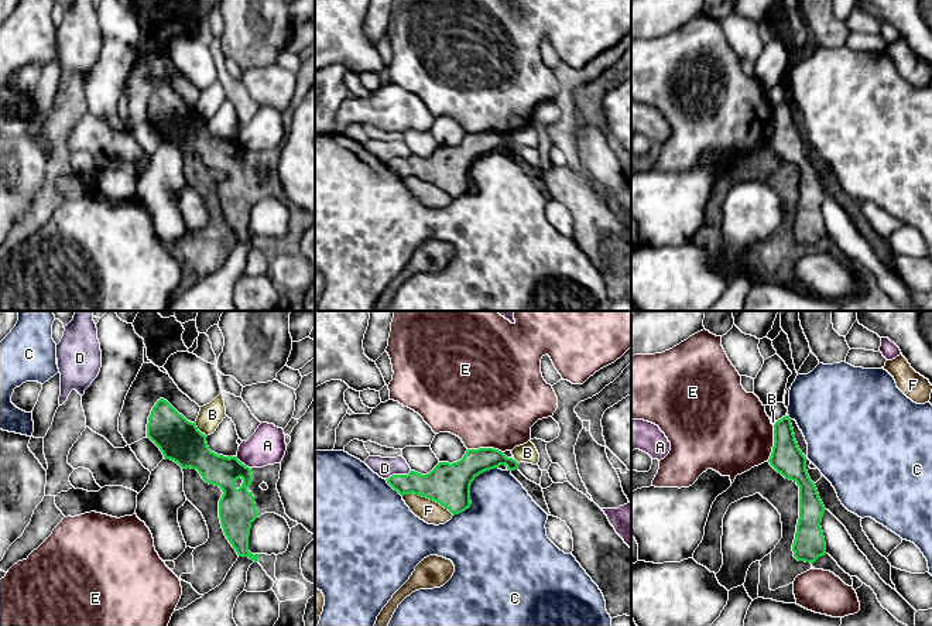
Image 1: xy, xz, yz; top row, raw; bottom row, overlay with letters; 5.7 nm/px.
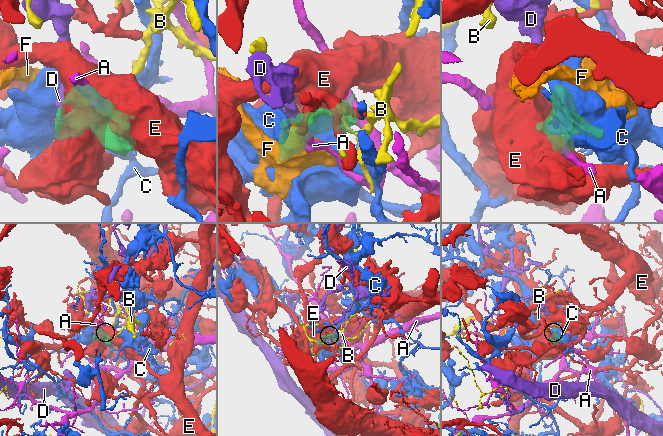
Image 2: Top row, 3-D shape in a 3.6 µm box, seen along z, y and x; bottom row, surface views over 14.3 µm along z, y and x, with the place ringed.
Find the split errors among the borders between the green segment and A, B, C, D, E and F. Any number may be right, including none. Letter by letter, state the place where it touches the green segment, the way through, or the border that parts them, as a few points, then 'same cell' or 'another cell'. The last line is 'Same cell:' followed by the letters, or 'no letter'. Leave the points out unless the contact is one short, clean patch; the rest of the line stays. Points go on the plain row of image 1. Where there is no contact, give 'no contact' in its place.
A: contact xy (240, 146); another cell
B: contact xy (198, 113); border xy (194, 106), (206, 119); another cell
C: contact xz (469, 173); another cell
D: contact xz (398, 158); another cell
E: contact xz (486, 132); border xz (468, 132), (497, 132), (503, 136); another cell
F: contact xz (428, 181); another cell
Same cell: no letter

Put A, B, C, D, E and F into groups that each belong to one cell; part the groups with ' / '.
A / B / C / D / E F

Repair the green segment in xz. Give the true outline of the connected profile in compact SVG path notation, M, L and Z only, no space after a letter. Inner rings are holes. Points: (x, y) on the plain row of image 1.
M494 131L467 133L458 146L439 146L429 157L411 154L408 158L393 158L387 167L404 178L419 178L448 192L453 199L470 191L470 168L480 157L506 148L518 153L518 146Z

